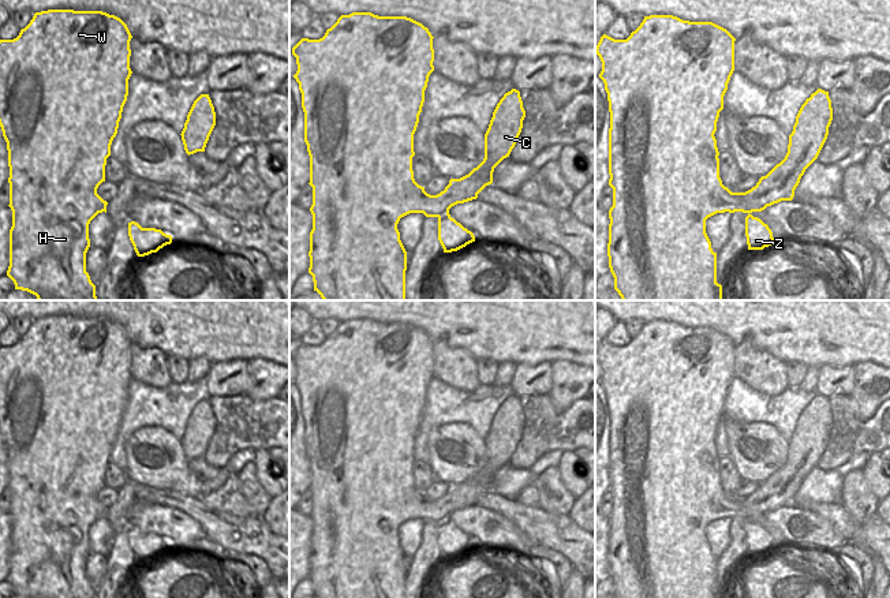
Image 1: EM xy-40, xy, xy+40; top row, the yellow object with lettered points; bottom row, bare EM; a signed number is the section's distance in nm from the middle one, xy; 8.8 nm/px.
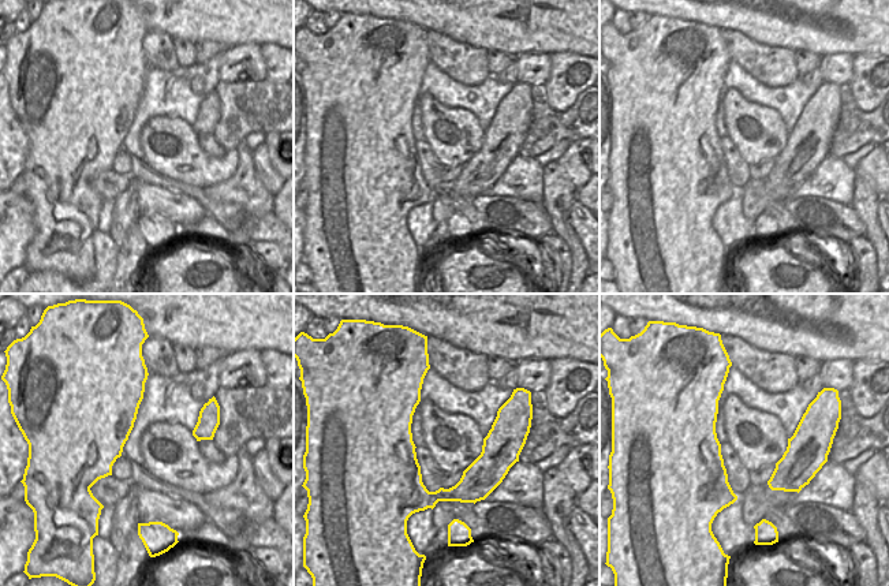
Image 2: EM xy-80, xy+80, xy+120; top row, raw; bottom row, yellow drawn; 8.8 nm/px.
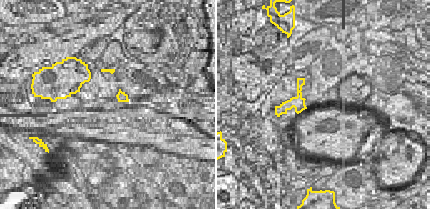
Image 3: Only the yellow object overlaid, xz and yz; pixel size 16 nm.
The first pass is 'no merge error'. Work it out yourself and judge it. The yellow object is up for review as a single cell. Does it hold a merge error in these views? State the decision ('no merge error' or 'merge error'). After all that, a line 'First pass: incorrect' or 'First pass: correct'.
merge error
First pass: incorrect

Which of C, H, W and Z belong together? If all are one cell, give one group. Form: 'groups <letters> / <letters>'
groups C H W / Z

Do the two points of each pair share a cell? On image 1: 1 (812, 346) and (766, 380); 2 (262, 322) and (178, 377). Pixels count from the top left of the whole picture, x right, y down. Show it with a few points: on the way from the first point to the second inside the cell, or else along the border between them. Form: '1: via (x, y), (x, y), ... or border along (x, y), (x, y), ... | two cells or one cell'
1: border along (755, 347), (785, 362) | two cells
2: border along (167, 355), (179, 355), (187, 361) | two cells

